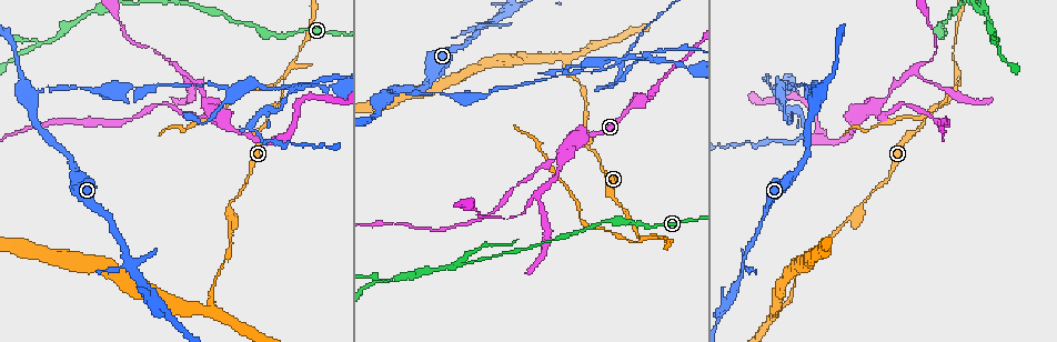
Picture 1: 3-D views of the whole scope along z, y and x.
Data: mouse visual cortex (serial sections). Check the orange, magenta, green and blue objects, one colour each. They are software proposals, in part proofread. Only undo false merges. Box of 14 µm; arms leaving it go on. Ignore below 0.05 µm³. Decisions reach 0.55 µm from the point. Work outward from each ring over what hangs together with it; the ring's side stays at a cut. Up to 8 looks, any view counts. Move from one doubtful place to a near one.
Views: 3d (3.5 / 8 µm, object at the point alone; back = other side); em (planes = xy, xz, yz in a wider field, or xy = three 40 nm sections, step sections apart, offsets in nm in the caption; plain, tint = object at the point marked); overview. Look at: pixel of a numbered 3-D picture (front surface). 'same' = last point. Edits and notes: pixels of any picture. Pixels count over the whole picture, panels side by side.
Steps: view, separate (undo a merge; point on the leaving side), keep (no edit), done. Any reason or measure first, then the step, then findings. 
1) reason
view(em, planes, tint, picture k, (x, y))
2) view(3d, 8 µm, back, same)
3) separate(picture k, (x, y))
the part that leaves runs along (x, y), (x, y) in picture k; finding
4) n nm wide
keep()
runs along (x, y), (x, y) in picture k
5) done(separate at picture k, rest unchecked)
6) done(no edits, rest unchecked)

small branch off a trunk
view(3d, 3.5 µm, picture 1, (566, 154))

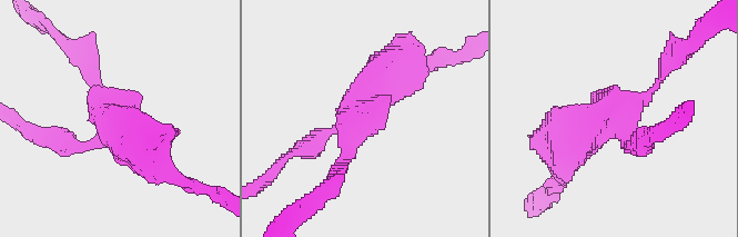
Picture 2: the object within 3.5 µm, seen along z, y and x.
need the tissue
view(em, xy, step 5, tint, picture 2, (364, 120))

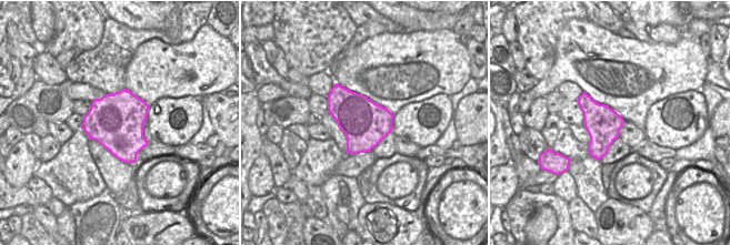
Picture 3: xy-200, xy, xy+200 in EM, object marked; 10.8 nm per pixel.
keep()
runs along (563, 154), (594, 124), (643, 102), (665, 72) in picture 2; continuous, no second cell

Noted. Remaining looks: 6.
three-way junction
view(3d, 3.5 µm, back, picture 1, (36, 93))

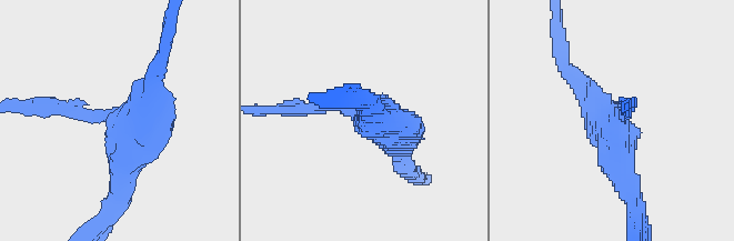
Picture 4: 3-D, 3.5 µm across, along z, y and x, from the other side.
view(em, xy, step 1, plain, picture 4, (114, 120))

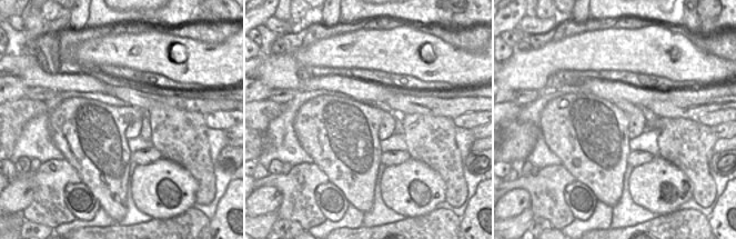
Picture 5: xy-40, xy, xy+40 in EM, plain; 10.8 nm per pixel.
view(em, xy, step 1, tint, same)

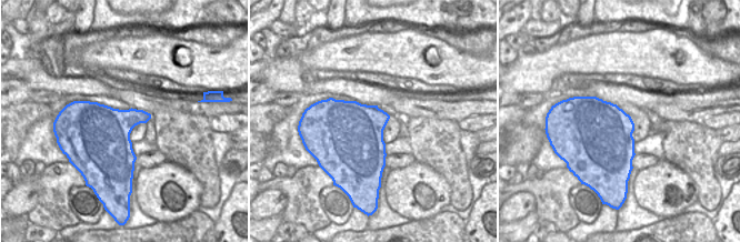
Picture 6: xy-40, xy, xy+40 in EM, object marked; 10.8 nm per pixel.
keep()
runs along (119, 198), (129, 129), (64, 106) in picture 4; all the same cell

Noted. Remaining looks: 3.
four arms meet
view(3d, 3.5 µm, picture 1, (642, 57))

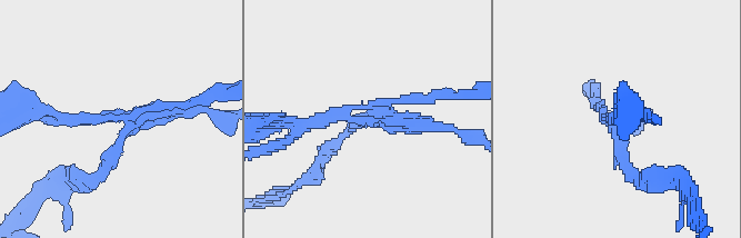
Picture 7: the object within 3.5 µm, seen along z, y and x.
view(em, xy, step 2, tint, picture 7, (365, 121))

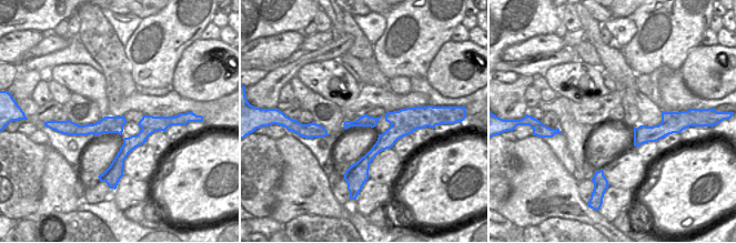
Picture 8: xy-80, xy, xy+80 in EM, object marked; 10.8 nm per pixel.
120 nm wide
keep()
runs along (50, 113), (98, 120), (190, 110) in picture 7; continuous, no second cell

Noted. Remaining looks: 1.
done(no edits, rest unchecked)

